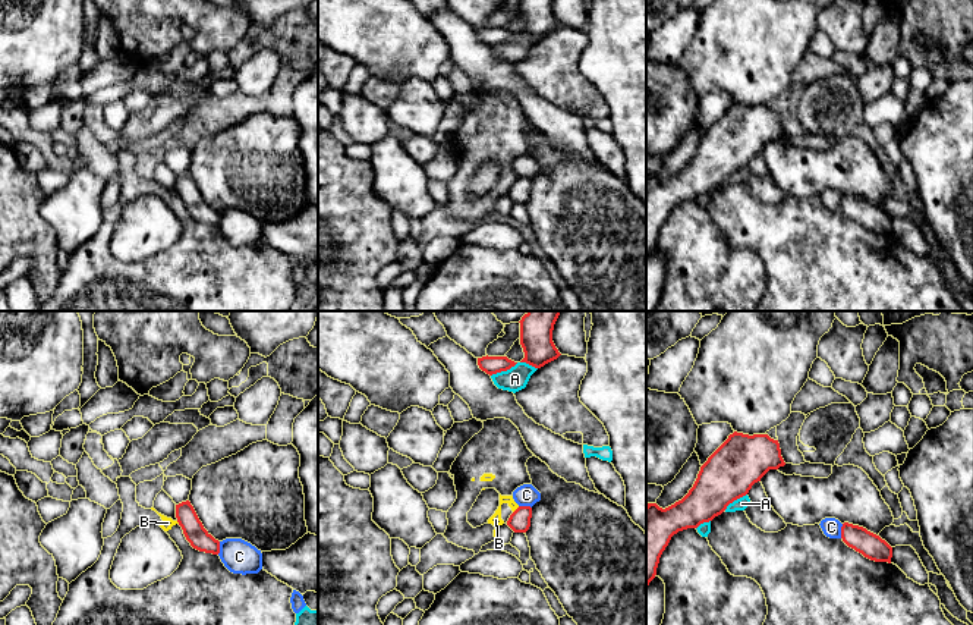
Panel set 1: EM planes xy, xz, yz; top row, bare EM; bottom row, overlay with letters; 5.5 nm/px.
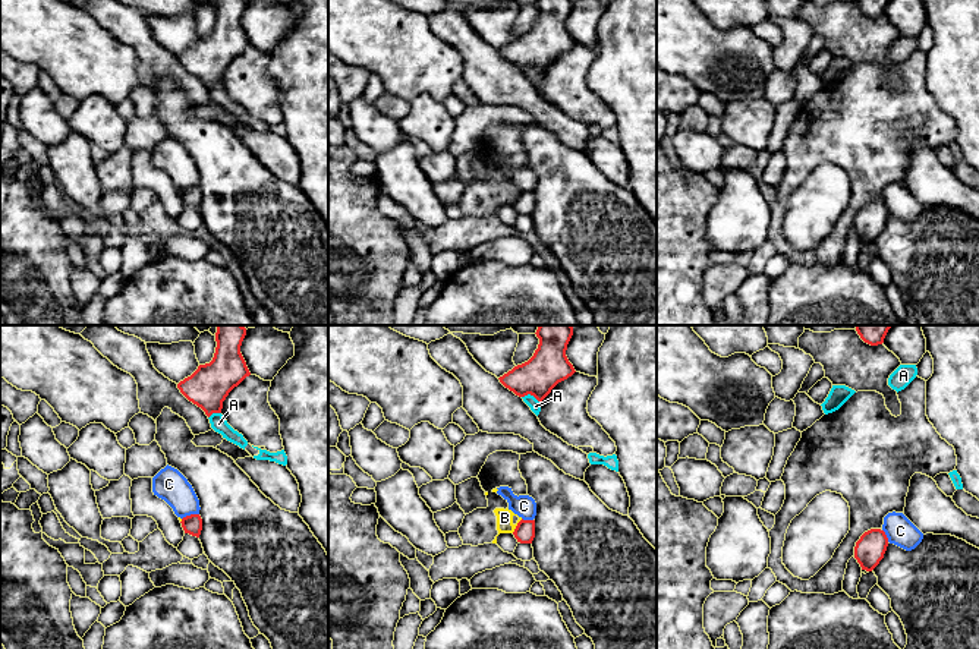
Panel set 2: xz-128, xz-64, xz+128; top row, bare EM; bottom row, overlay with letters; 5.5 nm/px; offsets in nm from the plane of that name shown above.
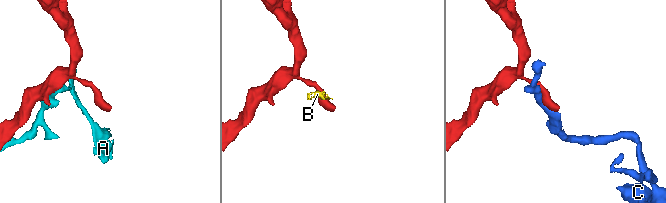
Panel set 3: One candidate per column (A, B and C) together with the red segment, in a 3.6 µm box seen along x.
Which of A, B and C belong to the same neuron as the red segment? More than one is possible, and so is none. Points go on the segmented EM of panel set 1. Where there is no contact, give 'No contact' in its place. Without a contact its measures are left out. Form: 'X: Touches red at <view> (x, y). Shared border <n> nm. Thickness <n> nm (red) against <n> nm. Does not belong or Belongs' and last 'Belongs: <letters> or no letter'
A: Touches red at xz (504, 370). Shared border 170 nm. Thickness 100 nm (red) against 130 nm. Does not belong
B: Touches red at xz (516, 509). Shared border 50 nm. Thickness 120 nm (red) against 70 nm. Does not belong
C: Touches red at yz (841, 531). Shared border 80 nm. Thickness 140 nm (red) against 110 nm. Does not belong
Belongs: no letter

